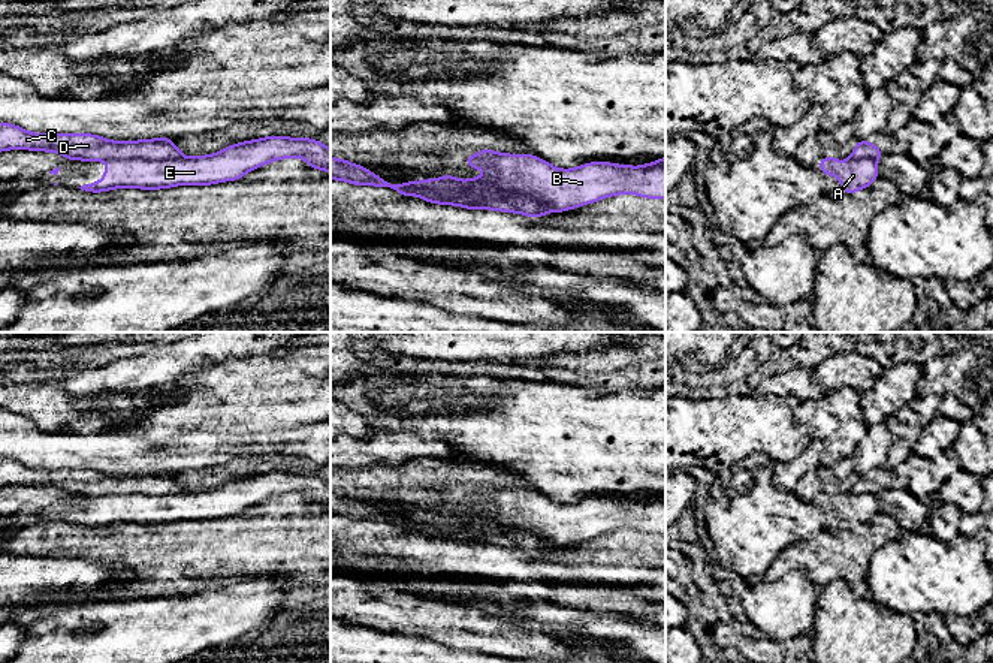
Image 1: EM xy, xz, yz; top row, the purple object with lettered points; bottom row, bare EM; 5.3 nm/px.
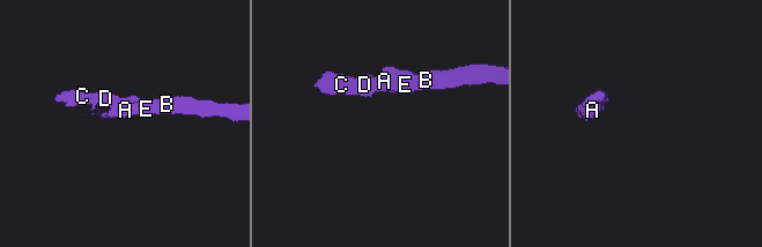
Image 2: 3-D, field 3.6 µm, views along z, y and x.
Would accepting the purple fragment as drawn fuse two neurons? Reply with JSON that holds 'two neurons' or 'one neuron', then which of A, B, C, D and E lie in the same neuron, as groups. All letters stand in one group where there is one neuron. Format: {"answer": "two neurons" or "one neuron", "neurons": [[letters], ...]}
{"answer": "two neurons", "neurons": [["A", "B", "E"], ["C", "D"]]}

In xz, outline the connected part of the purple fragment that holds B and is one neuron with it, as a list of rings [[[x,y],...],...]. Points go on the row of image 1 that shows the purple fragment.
[[[482,150],[464,163],[488,174],[471,180],[453,175],[438,180],[444,187],[467,192],[453,198],[458,205],[476,205],[480,210],[516,213],[513,204],[523,201],[547,213],[562,213],[624,193],[665,199],[665,157],[642,166],[592,162],[558,169],[532,154]]]

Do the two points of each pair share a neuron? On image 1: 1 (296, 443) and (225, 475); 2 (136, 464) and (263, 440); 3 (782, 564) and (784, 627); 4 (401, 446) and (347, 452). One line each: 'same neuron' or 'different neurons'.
1: different neurons
2: same neuron
3: different neurons
4: same neuron

